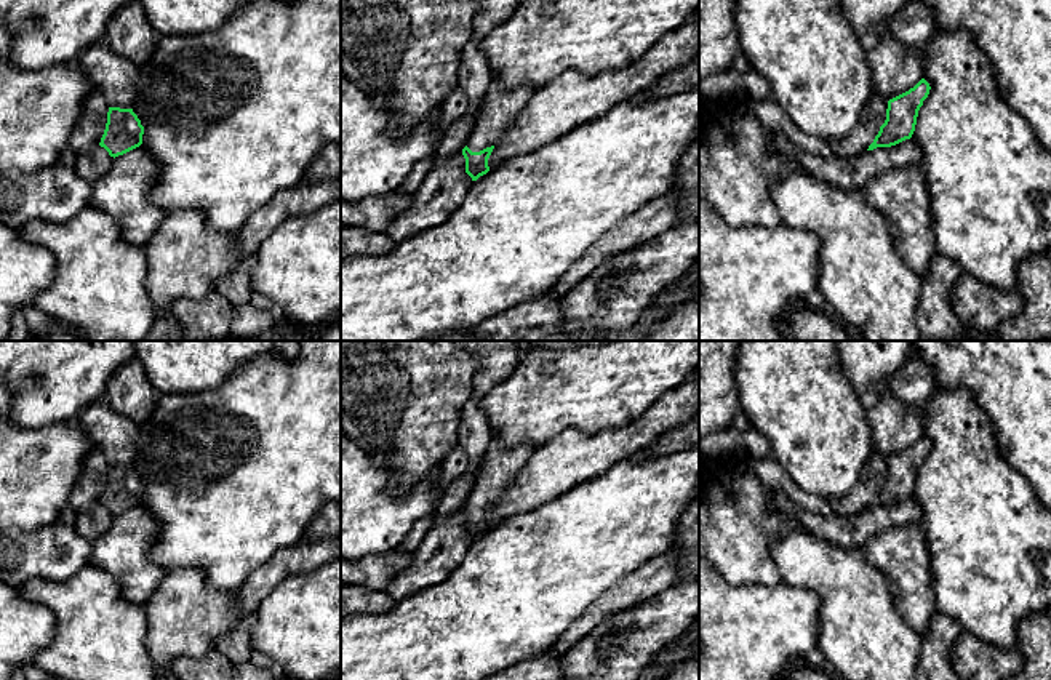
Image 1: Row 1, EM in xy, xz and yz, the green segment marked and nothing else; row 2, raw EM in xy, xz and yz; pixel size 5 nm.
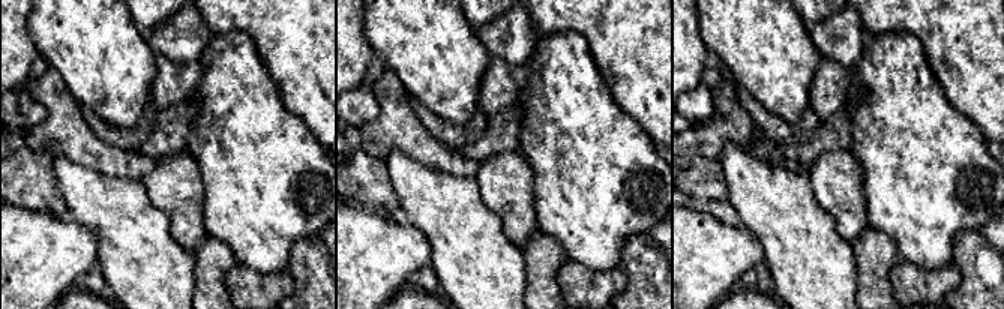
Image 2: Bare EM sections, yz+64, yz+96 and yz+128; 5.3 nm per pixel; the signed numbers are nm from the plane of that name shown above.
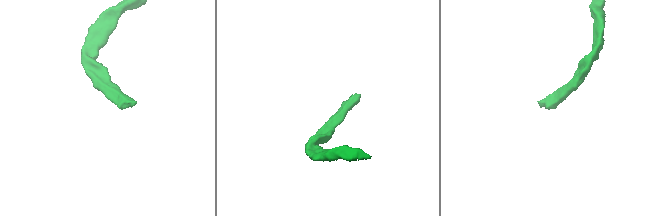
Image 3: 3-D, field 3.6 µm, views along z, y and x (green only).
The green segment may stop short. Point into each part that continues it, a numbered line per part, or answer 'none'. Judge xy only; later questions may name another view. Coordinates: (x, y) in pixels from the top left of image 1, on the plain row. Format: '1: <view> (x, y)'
none

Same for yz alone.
none

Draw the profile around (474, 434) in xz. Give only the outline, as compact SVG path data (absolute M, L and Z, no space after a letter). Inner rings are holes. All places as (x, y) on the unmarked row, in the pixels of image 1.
M469 341L469 346L474 360L478 363L478 373L474 378L474 395L462 408L458 445L467 454L467 470L477 470L490 450L493 434L478 402L491 387L515 371L523 350L520 341Z

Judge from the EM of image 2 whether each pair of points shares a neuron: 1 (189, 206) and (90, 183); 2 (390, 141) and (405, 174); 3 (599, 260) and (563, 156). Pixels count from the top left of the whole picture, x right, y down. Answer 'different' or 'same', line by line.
1: different
2: different
3: same

